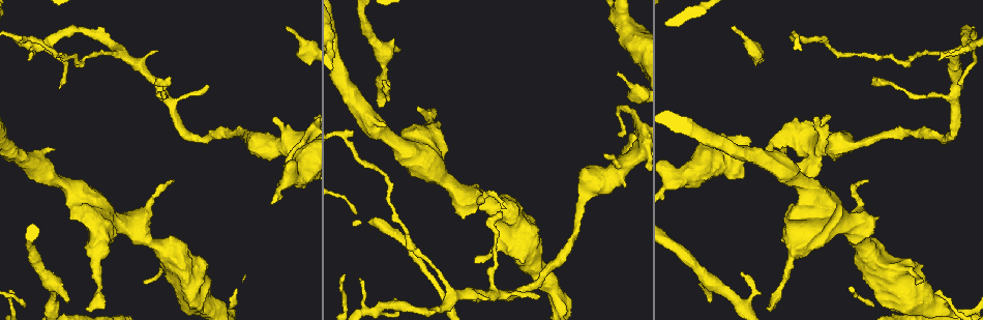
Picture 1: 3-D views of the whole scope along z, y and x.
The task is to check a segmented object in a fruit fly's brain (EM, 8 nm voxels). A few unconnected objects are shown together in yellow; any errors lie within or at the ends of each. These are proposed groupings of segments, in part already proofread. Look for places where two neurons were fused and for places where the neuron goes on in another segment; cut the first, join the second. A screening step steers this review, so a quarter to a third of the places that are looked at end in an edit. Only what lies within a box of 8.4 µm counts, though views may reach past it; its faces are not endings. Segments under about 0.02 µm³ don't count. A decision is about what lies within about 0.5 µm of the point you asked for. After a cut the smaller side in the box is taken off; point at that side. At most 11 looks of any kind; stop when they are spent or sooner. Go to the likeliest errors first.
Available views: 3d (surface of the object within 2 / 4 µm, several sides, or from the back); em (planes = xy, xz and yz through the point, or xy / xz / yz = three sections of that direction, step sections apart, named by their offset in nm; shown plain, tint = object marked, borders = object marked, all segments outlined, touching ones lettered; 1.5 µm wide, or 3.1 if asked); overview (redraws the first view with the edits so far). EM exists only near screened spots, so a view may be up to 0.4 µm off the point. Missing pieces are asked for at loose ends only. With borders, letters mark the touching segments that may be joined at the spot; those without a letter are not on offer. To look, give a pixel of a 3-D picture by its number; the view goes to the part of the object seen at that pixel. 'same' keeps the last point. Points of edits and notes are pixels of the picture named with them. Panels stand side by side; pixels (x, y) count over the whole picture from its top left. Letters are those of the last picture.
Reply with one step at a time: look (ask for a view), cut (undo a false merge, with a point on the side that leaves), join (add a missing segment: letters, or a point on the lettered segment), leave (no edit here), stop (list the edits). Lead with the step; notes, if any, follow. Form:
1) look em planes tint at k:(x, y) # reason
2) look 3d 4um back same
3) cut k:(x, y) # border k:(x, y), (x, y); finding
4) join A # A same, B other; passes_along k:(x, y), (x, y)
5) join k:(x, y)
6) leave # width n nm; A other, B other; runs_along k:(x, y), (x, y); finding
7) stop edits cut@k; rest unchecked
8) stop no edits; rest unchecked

look em yz step 8 borders at 1:(539, 296) # branch stops here

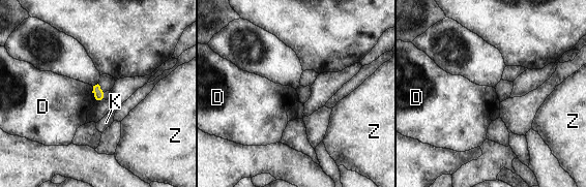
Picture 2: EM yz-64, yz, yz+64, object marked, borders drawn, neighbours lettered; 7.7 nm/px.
leave # D other, K other, Z other; none of them fits

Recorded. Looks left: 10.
look 3d 4um at 1:(54, 148) # free end

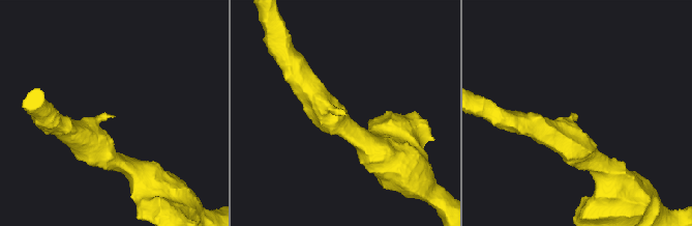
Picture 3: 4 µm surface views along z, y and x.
look em xz step 8 tint at 3:(573, 114)

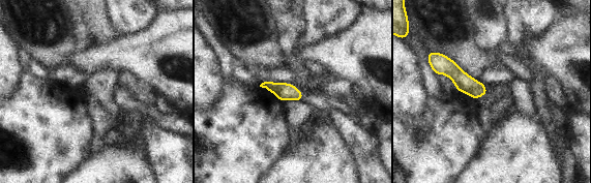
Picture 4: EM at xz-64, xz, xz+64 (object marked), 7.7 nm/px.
look em xz step 8 borders same

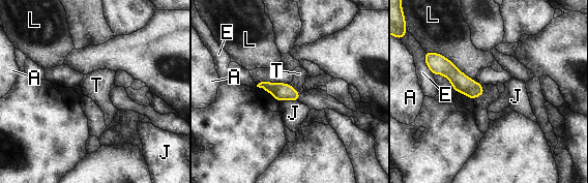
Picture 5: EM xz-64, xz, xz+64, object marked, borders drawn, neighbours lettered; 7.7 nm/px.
leave # A other, E other, J other, L other, T other; runs_along 5:(430, 55), (463, 84), (481, 91); no lettered segment goes on from it

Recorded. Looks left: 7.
look 3d 2um at 1:(504, 207) # thin end

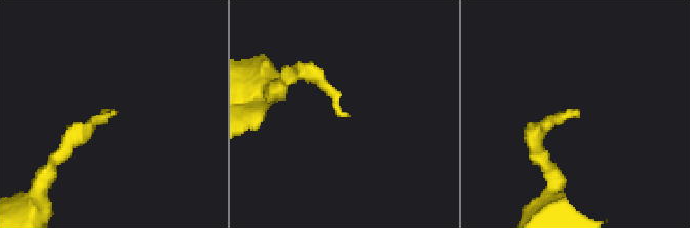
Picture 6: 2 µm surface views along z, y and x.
look em planes borders at 6:(579, 112) # shape alone is not enough

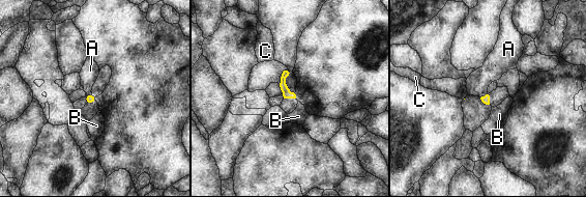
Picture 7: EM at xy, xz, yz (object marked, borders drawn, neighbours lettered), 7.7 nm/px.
leave # A other, B other, C other; border 7:(487, 93), (480, 97); no lettered segment goes on from it

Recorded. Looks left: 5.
look em planes borders at 1:(288, 26) # long arm stops here

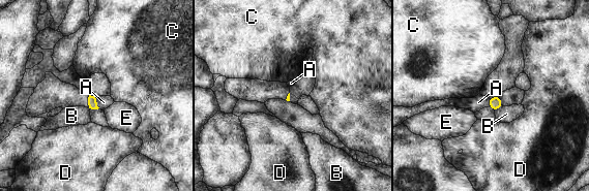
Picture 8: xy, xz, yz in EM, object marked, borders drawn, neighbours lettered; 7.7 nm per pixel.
leave # longest_contact A 90 nm; A other, B other, C other, D other, E other; border 8:(95, 98), (96, 104), (99, 107); no lettered segment goes on from it

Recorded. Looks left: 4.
look em planes borders at 1:(502, 212) # tapers out

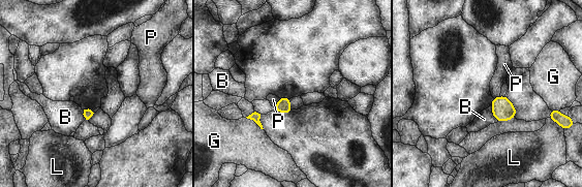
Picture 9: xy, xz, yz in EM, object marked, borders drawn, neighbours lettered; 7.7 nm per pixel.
leave # B other, G other, L other, P other; border 9:(278, 97), (278, 101), (273, 106); none of them fits

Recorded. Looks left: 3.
stop no edits; rest unchecked

